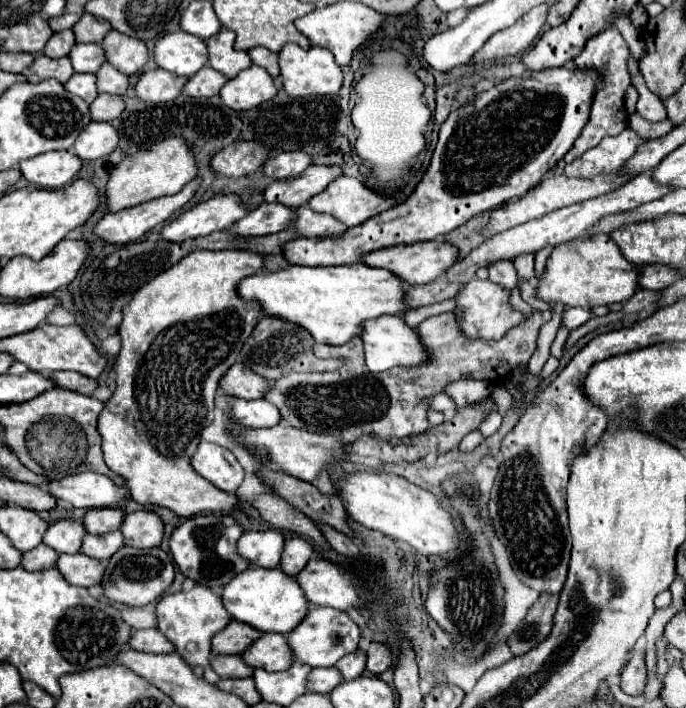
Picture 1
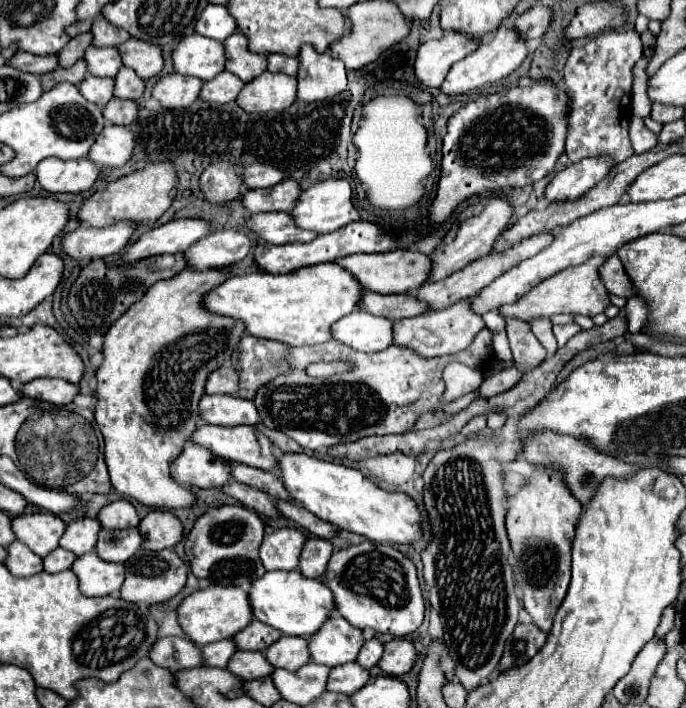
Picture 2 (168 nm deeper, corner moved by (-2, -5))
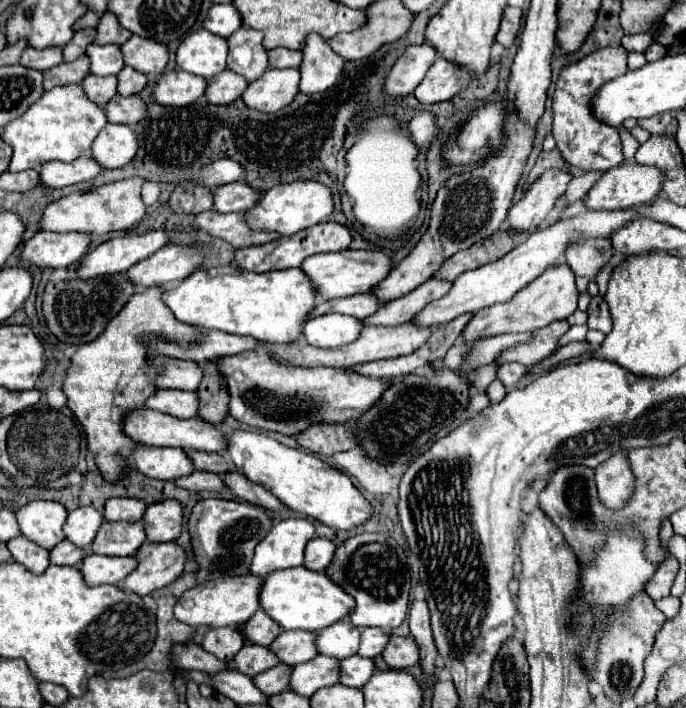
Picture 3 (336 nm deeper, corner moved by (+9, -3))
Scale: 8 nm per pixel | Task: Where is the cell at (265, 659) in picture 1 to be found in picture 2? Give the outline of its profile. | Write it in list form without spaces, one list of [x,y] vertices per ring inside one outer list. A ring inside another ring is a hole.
[[[281,636],[271,648],[265,650],[265,656],[275,668],[285,668],[291,672],[311,662],[311,654],[307,650],[307,638],[299,636]]]

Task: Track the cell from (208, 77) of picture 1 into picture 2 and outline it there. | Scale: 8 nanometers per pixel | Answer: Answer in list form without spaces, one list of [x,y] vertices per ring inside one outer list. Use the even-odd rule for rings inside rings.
[[[225,70],[225,72],[217,74],[213,80],[203,84],[201,100],[207,100],[211,104],[229,104],[237,98],[237,94],[243,86],[245,86],[245,82],[239,76]]]

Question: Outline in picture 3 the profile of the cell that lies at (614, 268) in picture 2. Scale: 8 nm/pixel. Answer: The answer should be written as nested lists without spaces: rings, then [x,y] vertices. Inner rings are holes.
[[[592,240],[592,244],[576,244],[576,248],[570,248],[566,262],[576,276],[586,276],[588,280],[594,280],[610,258],[610,240]]]

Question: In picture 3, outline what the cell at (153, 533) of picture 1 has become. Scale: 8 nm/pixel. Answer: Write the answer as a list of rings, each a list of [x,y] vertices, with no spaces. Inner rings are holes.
[[[176,500],[152,504],[144,512],[144,530],[148,542],[172,542],[182,532],[182,506]]]

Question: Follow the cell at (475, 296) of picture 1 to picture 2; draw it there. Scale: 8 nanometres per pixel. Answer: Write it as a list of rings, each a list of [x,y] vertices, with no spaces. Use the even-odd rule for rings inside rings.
[[[461,300],[455,306],[449,306],[439,312],[427,312],[427,314],[415,316],[415,318],[403,318],[403,320],[395,322],[393,344],[409,348],[409,350],[413,350],[421,356],[427,356],[427,358],[447,356],[447,354],[455,354],[455,352],[465,350],[483,326],[485,326],[483,318],[479,314],[471,312],[469,300]]]

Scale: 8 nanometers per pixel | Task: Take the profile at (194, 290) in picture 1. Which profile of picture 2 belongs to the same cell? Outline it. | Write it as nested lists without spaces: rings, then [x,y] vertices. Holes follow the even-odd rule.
[[[185,268],[177,274],[177,278],[169,278],[151,286],[151,290],[147,290],[147,294],[135,302],[131,310],[127,310],[127,314],[123,314],[105,334],[101,348],[103,362],[95,372],[95,422],[103,434],[105,464],[109,468],[113,488],[145,506],[171,510],[195,502],[193,492],[179,486],[171,478],[169,466],[171,460],[179,456],[195,428],[203,424],[199,418],[199,400],[203,396],[207,374],[229,362],[243,334],[243,322],[211,314],[199,306],[201,296],[227,280],[227,276],[229,274],[223,274],[221,270],[195,272]]]

